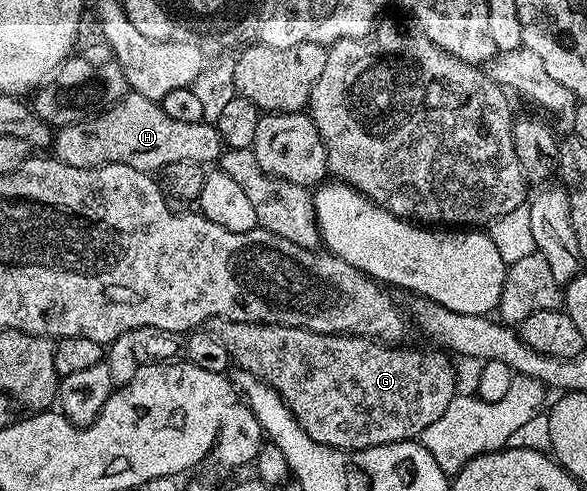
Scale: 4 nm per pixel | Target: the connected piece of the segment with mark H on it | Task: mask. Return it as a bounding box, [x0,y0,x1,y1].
[53,93,224,173]

